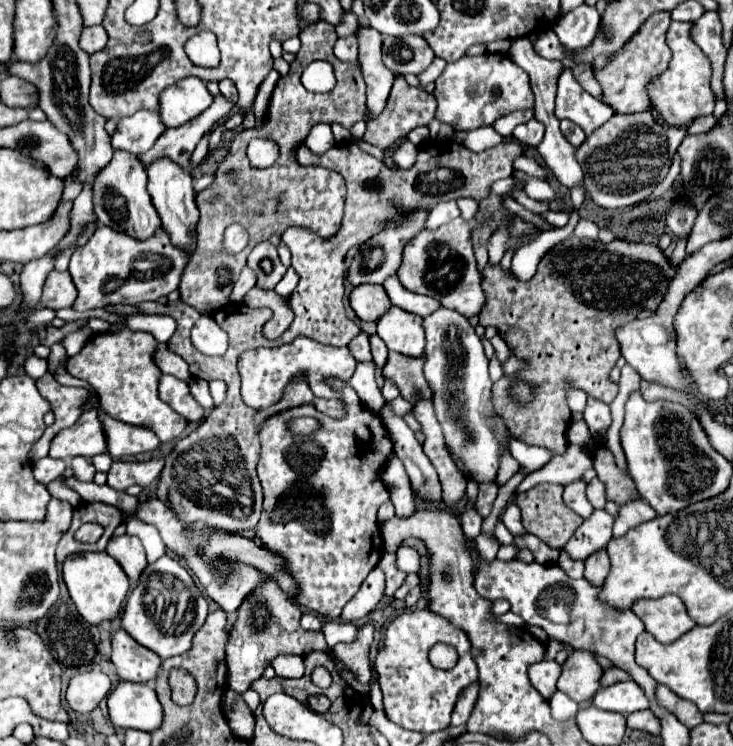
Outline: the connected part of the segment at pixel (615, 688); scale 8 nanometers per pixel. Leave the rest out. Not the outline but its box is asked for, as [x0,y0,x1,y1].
[594,680,650,714]

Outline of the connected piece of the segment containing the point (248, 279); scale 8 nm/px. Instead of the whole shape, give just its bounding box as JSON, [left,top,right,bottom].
[230,268,254,302]

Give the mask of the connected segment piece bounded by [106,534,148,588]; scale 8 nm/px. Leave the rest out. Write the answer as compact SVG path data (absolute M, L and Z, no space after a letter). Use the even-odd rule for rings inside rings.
M128 534L112 538L106 552L118 560L118 564L124 568L124 572L130 578L132 588L134 588L142 570L148 566L140 540L136 536L128 536Z

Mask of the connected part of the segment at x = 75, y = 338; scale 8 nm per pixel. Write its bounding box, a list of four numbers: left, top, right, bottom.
[62,330,88,356]

